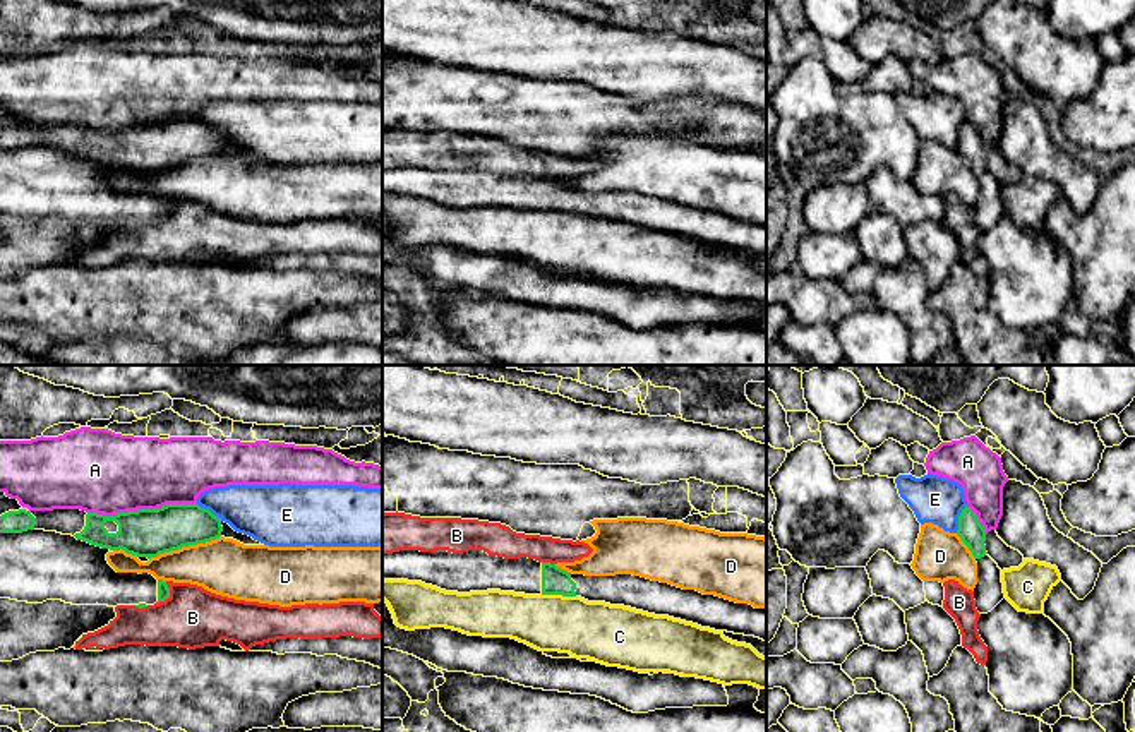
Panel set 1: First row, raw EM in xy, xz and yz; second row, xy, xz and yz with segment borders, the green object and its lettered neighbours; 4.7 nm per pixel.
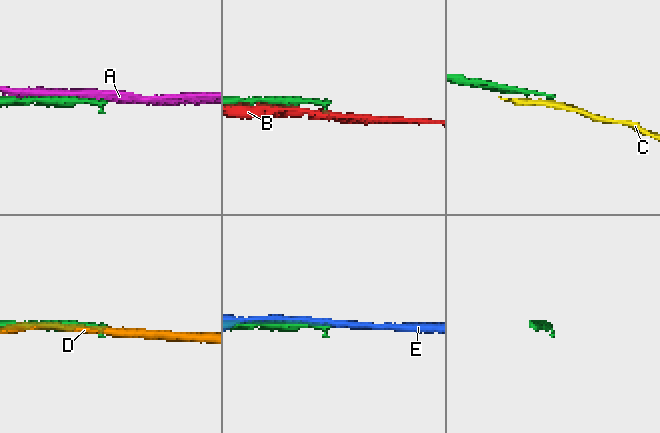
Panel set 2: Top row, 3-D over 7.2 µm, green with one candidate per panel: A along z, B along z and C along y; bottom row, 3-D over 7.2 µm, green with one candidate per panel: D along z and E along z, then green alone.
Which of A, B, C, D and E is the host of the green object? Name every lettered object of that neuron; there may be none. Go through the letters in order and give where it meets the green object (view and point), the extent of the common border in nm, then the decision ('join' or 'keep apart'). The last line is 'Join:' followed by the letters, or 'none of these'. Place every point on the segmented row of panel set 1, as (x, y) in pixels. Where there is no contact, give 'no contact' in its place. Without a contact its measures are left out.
A: xy (141, 510) | 500 nm | keep apart
B: xy (168, 594) | 120 nm | keep apart
C: xz (559, 594) | 160 nm | keep apart
D: xy (184, 546) | 360 nm | keep apart
E: yz (959, 518) | 140 nm | keep apart
Join: none of these

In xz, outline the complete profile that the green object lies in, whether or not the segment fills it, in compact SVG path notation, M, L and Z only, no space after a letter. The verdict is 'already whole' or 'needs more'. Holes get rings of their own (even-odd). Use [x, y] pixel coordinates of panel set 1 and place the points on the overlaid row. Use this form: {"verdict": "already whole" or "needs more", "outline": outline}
{"verdict": "needs more", "outline": "M399 550L382 554L382 579L422 581L458 593L501 590L525 595L581 597L588 602L624 605L766 641L766 609L633 574L571 574L555 564L528 557L504 559L483 550L463 554Z"}

